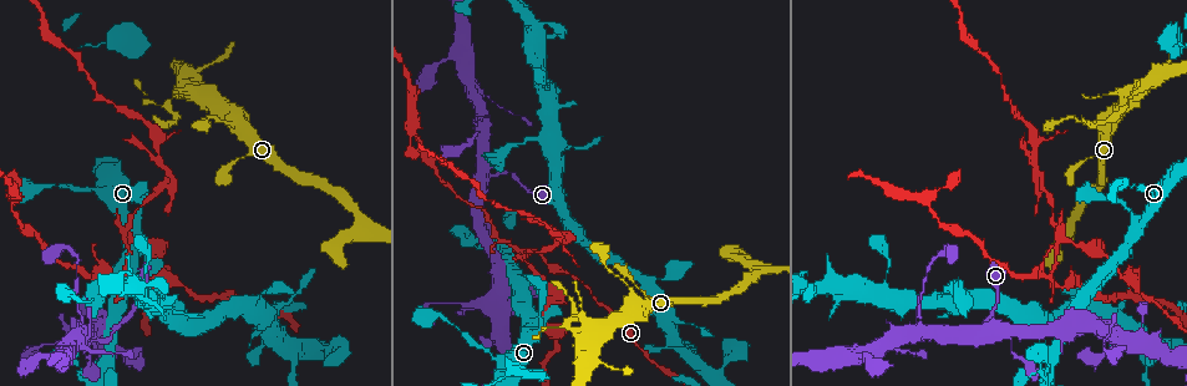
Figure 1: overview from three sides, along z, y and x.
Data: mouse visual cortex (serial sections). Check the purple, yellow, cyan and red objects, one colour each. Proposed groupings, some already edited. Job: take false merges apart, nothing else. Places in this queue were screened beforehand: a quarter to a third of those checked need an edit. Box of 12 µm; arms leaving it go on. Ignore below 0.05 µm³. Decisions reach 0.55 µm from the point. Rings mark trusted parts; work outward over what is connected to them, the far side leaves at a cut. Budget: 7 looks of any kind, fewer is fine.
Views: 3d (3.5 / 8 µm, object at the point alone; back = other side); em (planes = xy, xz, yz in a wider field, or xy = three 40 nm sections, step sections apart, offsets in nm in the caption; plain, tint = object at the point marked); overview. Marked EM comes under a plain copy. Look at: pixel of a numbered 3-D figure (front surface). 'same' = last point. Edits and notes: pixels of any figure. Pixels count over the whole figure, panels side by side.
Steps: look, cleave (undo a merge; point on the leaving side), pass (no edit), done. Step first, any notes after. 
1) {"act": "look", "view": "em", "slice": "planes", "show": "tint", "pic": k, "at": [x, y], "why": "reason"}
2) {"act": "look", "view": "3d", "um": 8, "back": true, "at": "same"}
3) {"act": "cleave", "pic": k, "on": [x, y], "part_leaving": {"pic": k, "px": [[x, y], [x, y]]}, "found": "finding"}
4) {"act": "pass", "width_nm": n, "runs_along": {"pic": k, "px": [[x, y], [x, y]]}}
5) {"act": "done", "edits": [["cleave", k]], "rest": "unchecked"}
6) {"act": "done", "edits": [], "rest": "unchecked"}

{"act": "look", "view": "3d", "um": 3.5, "pic": 1, "at": [1016, 356], "why": "calibre changes"}

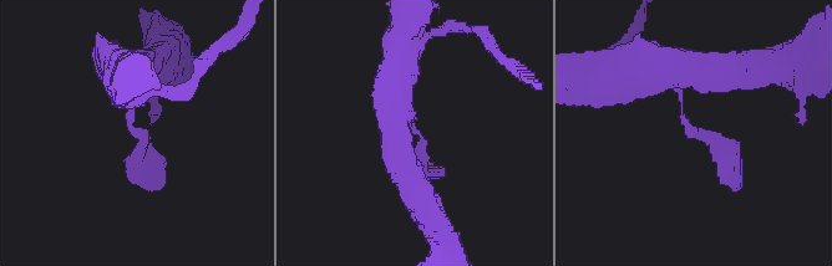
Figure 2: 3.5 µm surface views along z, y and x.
{"act": "look", "view": "em", "slice": "xy", "step": 2, "show": "tint", "pic": 2, "at": [137, 131]}

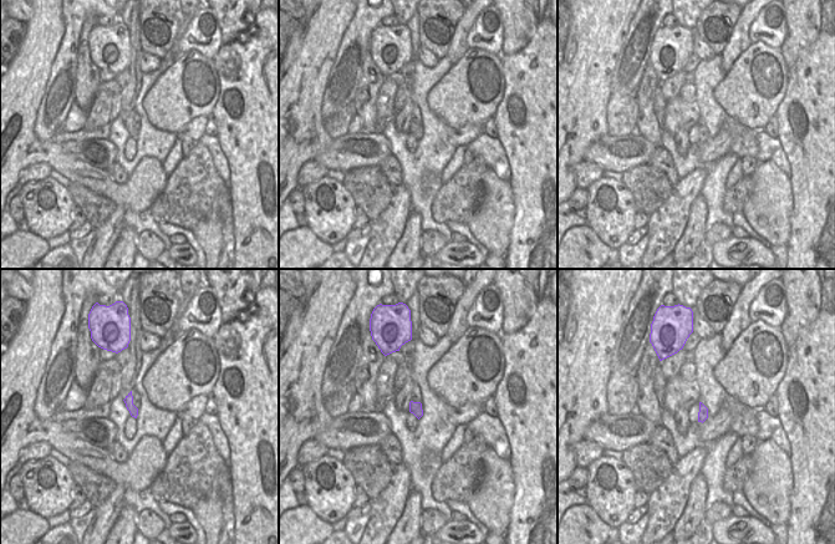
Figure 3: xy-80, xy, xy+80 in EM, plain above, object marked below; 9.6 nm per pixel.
{"act": "pass", "runs_along": {"pic": 2, "px": [[671, 67], [681, 117], [730, 162], [732, 185]]}, "found": "all the same cell"}

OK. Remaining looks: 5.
{"act": "look", "view": "3d", "um": 3.5, "pic": 1, "at": [520, 251], "why": "branch point"}

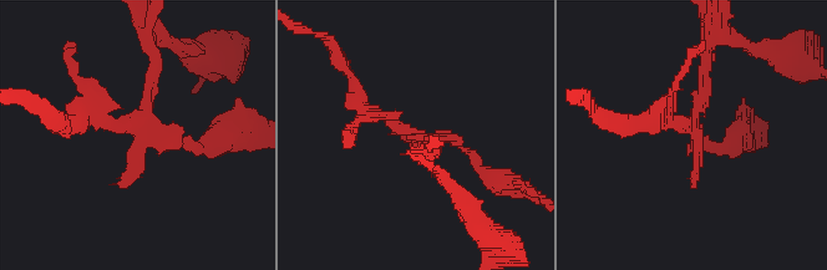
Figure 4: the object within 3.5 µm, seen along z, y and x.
{"act": "look", "view": "em", "slice": "planes", "show": "tint", "pic": 4, "at": [421, 138], "why": "need the tissue"}

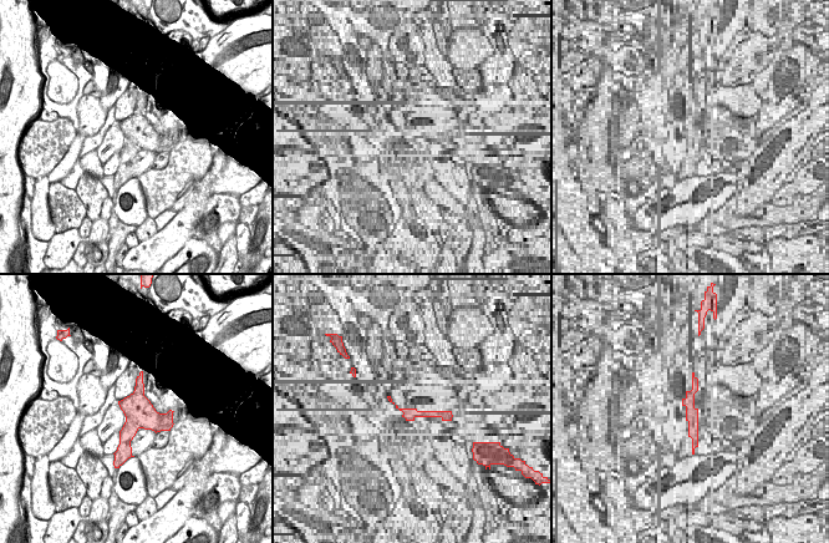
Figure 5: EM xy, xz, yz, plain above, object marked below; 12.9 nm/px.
{"act": "cleave", "pic": 4, "on": [155, 52], "part_leaving": {"pic": 4, "px": [[146, 106], [153, 67], [146, 34]]}, "found": "a second cell is stuck on"}

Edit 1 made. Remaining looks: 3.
{"act": "look", "view": "overview"}

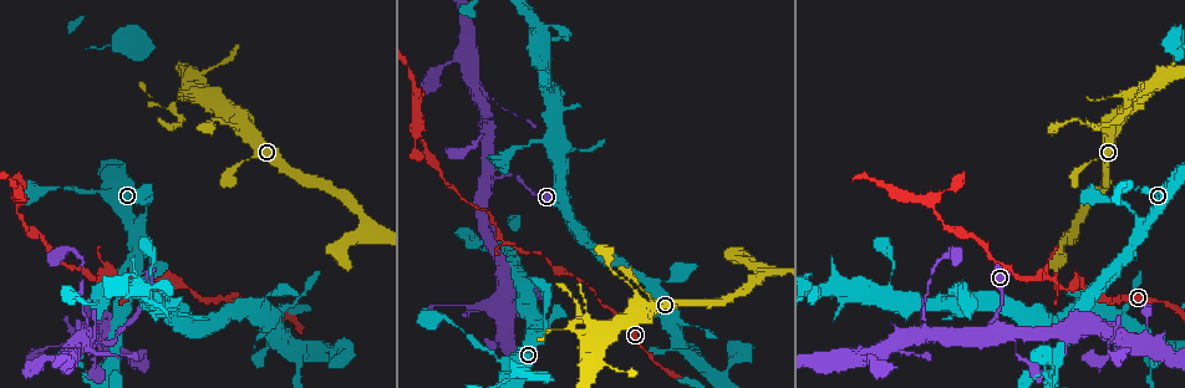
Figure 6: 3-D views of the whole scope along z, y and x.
{"act": "look", "view": "3d", "um": 3.5, "pic": 6, "at": [455, 306], "why": "calibre changes"}

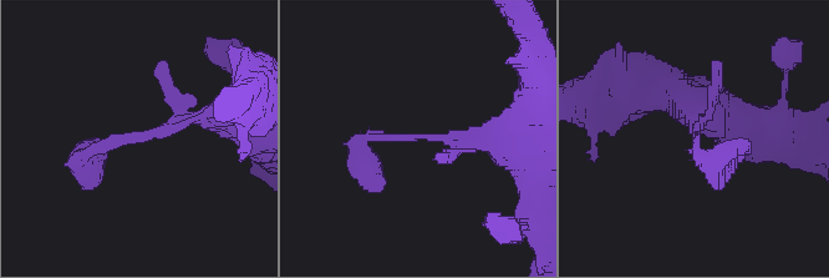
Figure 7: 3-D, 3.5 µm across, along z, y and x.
{"act": "pass", "runs_along": {"pic": 7, "px": [[220, 115], [105, 142], [86, 157]]}, "found": "continuous, no second cell"}

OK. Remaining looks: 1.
{"act": "done", "edits": [["cleave", 4]], "rest": "unchecked"}

